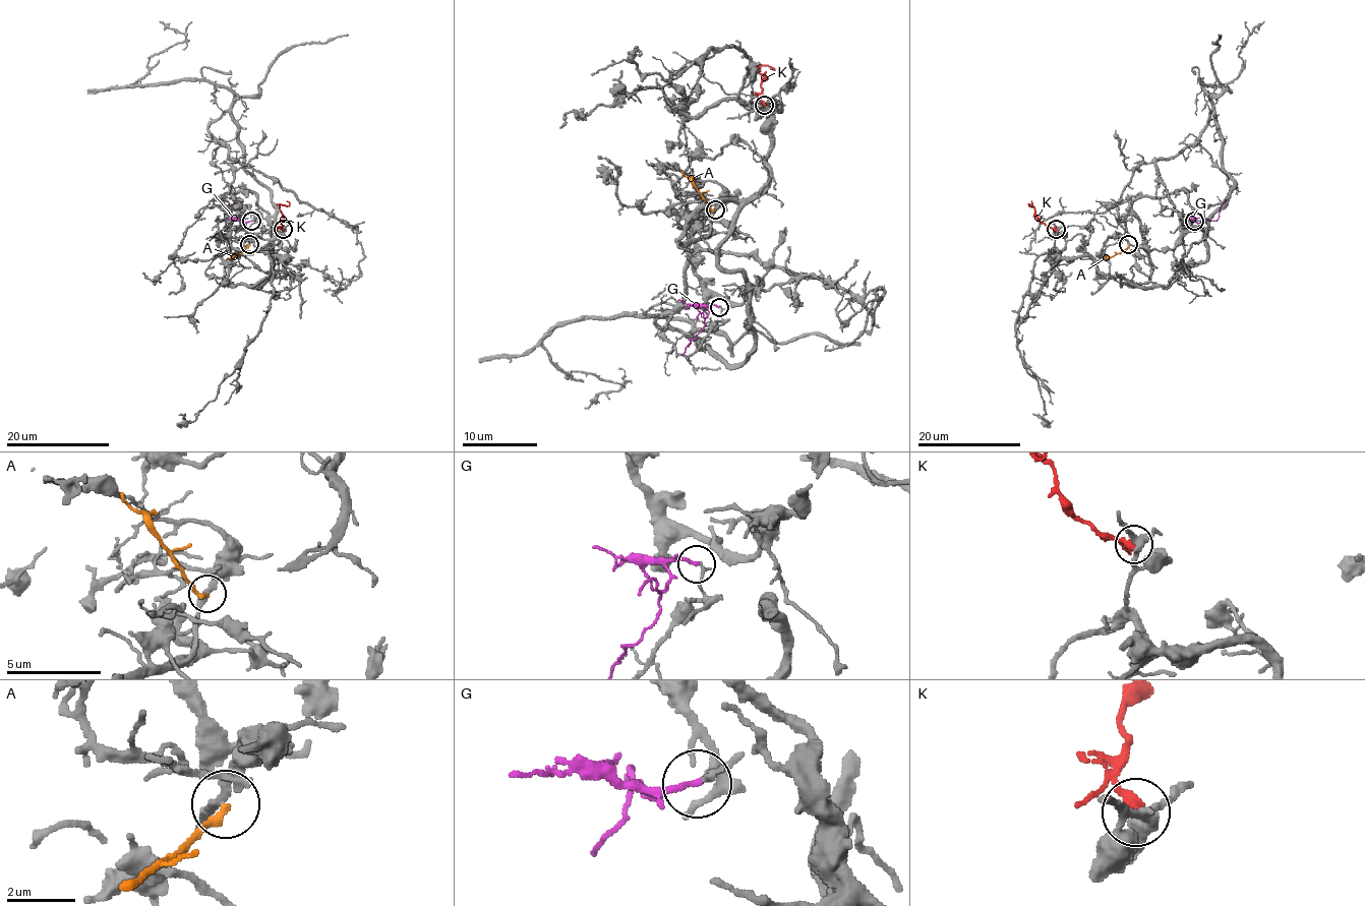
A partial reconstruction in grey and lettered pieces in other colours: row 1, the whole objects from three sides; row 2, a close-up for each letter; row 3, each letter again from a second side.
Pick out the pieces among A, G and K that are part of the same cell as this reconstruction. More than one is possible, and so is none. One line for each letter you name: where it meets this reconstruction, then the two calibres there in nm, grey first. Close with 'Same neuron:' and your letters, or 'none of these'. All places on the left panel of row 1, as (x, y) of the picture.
Same neuron: none of these

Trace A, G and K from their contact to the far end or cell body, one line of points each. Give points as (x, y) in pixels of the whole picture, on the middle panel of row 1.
A: (715, 210), (681, 169)
G: (719, 306), (712, 304), (708, 308), (704, 326), (681, 355)
K: (765, 105), (761, 94), (763, 74), (759, 69), (763, 65), (772, 67), (770, 69)

